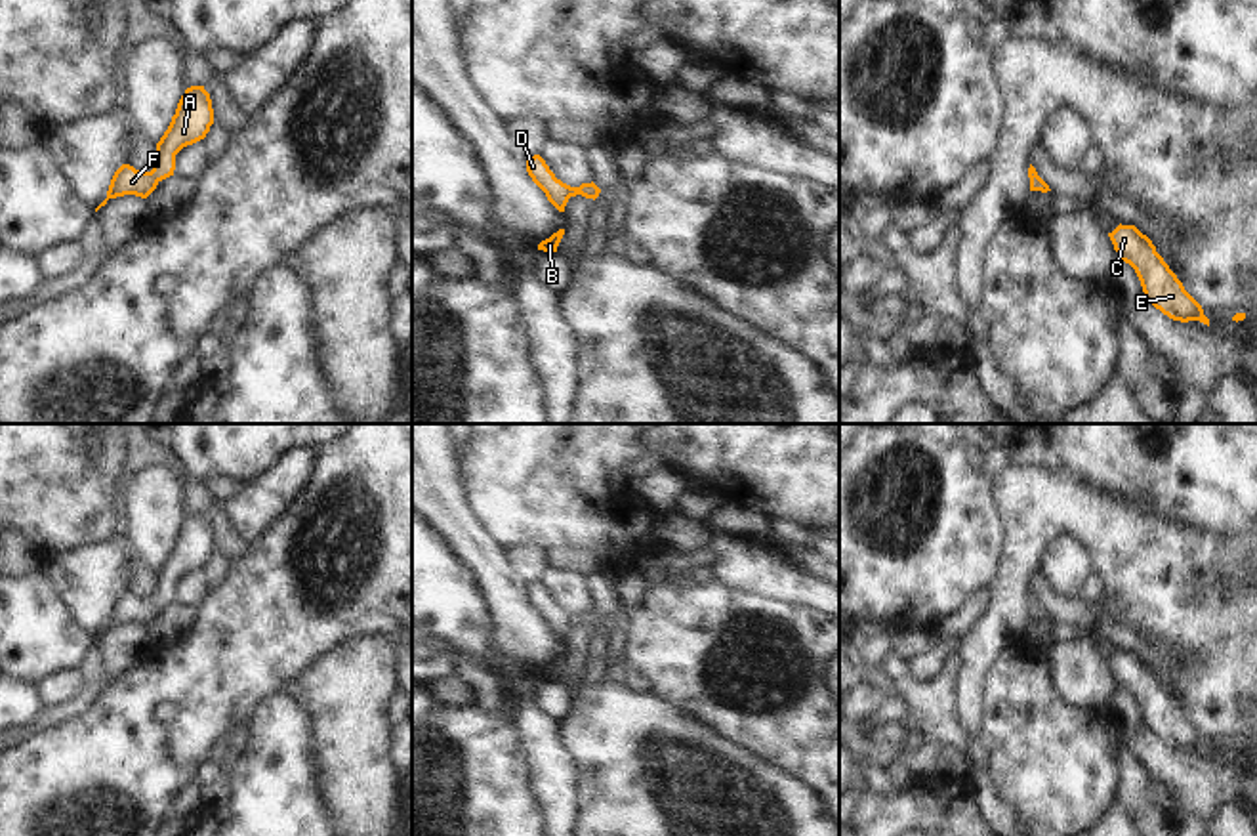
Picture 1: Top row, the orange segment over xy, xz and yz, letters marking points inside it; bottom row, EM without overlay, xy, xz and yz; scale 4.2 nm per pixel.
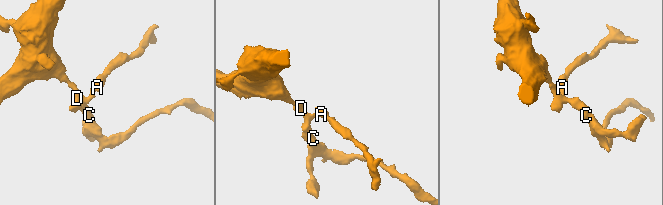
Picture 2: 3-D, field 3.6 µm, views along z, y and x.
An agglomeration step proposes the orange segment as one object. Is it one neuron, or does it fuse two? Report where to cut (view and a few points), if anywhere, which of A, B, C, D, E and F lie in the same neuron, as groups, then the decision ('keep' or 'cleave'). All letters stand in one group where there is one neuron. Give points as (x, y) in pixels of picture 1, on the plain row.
no cut | A B C D E F | keep

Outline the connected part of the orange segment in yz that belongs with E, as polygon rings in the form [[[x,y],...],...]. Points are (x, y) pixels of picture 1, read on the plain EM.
[[[1120,651],[1108,664],[1120,687],[1135,697],[1146,729],[1173,748],[1200,748],[1209,754],[1202,733],[1185,718],[1146,662],[1135,653]]]

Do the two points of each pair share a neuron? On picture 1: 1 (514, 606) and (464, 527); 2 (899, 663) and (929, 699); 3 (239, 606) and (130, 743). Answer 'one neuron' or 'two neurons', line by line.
1: one neuron
2: one neuron
3: one neuron

